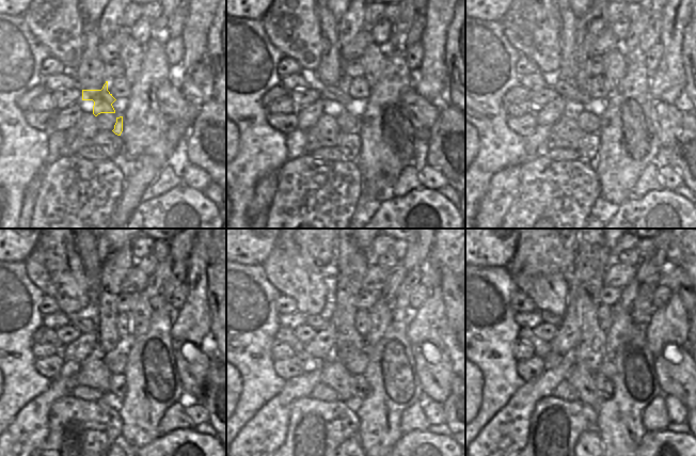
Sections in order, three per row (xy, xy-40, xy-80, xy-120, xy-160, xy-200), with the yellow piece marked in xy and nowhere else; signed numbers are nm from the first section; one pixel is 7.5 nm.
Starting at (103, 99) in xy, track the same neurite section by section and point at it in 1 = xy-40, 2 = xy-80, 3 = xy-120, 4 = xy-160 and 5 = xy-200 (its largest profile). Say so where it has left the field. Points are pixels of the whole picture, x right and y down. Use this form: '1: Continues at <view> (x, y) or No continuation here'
1: Continues at xy-40 (339, 93)
2: Continues at xy-80 (567, 90)
3: Continues at xy-120 (83, 321)
4: Continues at xy-160 (319, 323)
5: Continues at xy-200 (547, 317).

